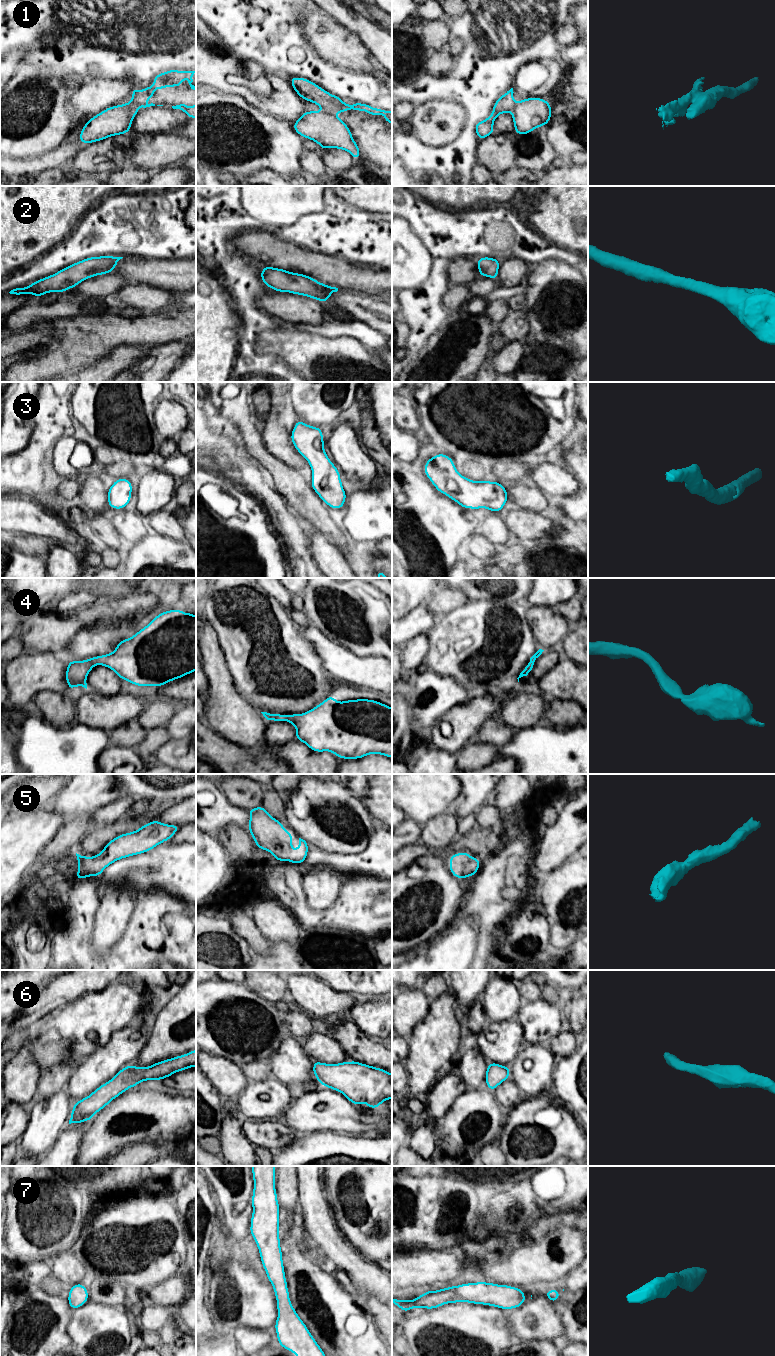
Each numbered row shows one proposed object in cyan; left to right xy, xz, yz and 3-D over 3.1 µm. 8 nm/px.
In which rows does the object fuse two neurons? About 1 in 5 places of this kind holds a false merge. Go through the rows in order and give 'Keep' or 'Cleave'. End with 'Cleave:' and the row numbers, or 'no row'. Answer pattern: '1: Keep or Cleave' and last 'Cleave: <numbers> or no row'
1: Cleave
2: Keep
3: Keep
4: Keep
5: Keep
6: Keep
7: Keep
Cleave: 1

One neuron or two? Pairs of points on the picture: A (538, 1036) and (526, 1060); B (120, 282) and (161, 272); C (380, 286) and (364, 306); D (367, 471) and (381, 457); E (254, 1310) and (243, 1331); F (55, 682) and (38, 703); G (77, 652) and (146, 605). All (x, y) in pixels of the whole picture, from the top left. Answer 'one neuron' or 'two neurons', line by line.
A: two neurons
B: two neurons
C: two neurons
D: two neurons
E: two neurons
F: two neurons
G: two neurons

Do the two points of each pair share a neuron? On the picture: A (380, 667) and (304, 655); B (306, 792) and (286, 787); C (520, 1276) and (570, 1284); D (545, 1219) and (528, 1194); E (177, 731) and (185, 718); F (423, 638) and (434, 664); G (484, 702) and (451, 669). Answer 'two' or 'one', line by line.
A: two
B: two
C: two
D: two
E: one
F: two
G: two

